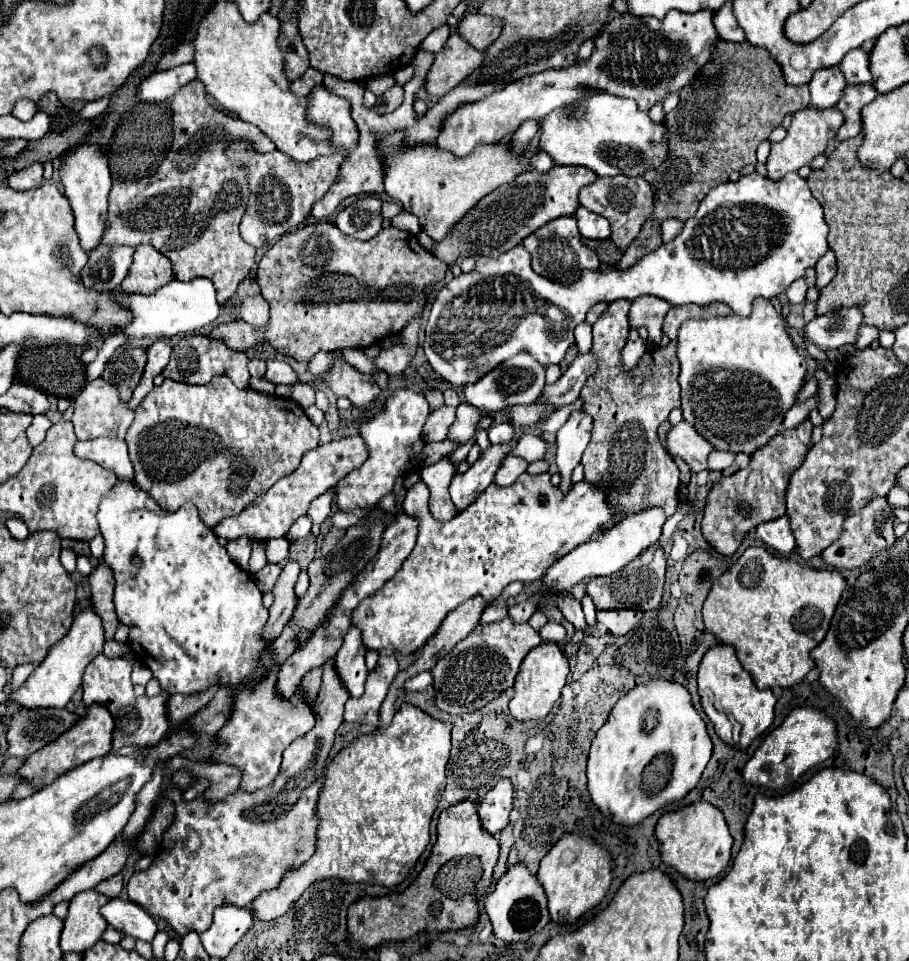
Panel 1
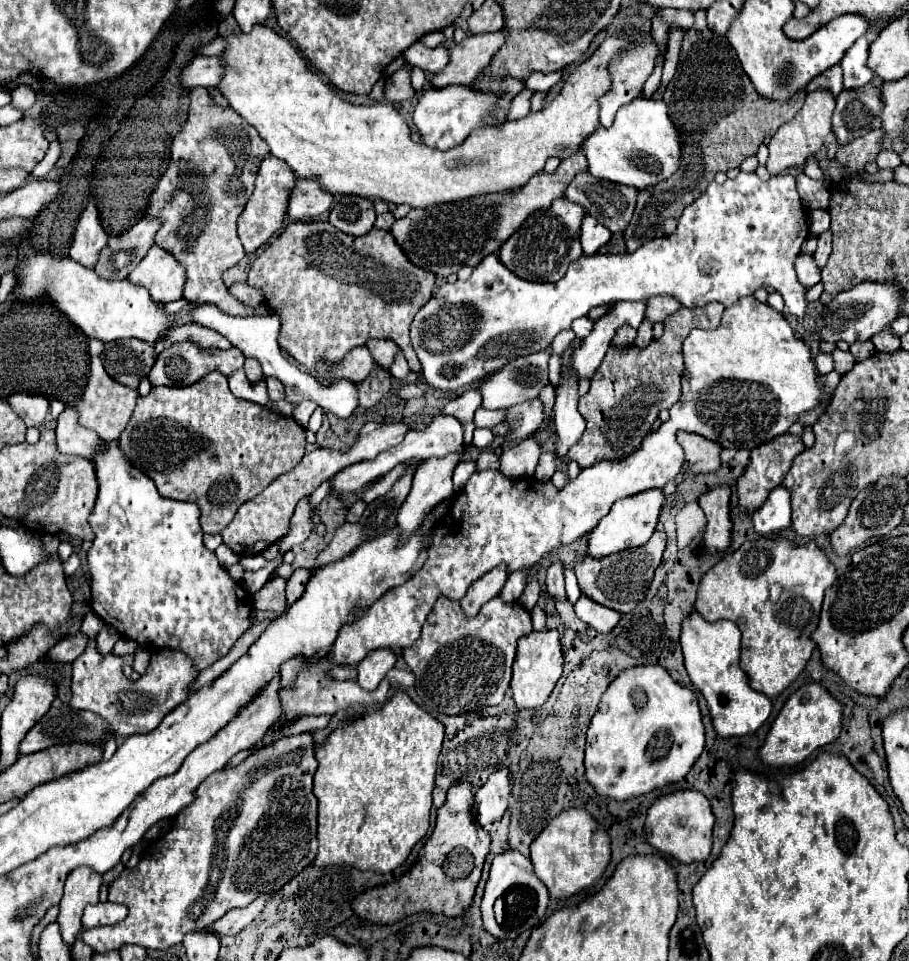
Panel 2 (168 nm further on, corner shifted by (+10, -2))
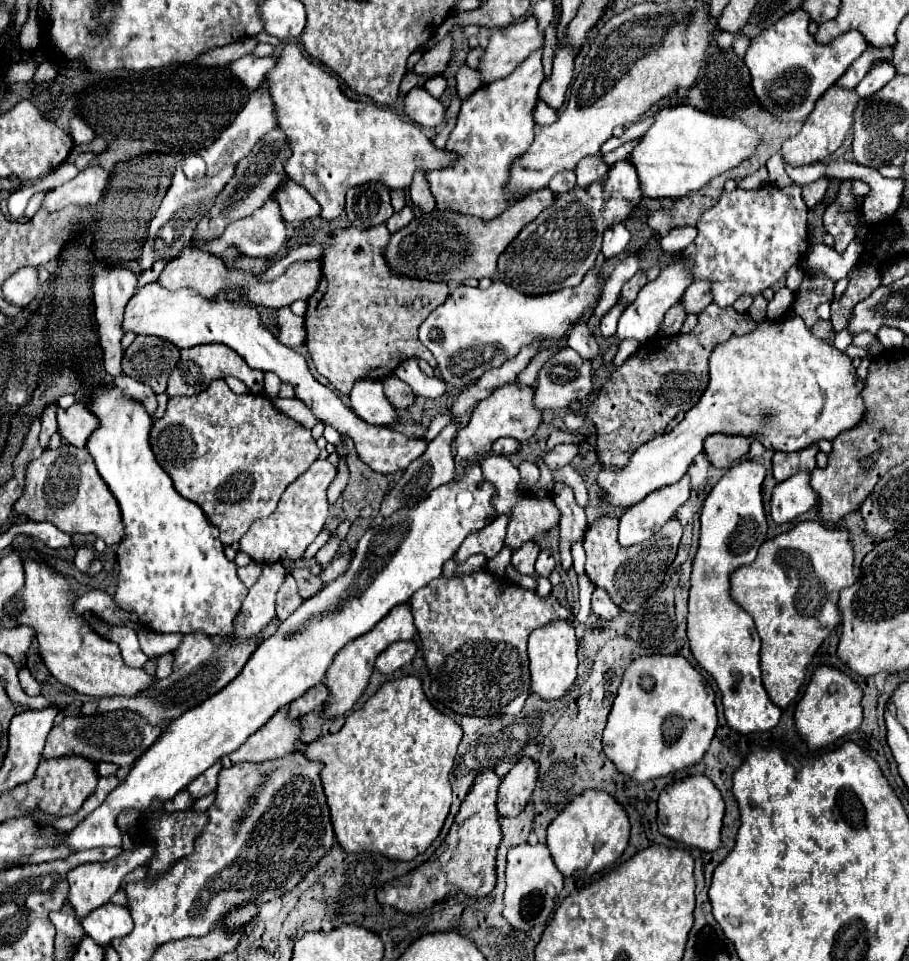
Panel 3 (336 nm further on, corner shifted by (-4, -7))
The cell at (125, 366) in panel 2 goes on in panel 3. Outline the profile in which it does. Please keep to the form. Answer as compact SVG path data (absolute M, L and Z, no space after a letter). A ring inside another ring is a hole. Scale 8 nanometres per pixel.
M137 335L125 349L123 371L125 375L139 379L153 387L155 393L165 393L169 373L179 361L179 349L167 339L153 335Z

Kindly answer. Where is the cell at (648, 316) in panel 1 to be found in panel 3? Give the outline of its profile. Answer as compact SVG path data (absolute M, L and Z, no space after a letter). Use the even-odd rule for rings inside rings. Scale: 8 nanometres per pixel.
M701 279L701 281L695 281L683 295L683 305L687 307L687 313L701 313L711 301L713 301L713 295L711 295L711 283L707 279Z

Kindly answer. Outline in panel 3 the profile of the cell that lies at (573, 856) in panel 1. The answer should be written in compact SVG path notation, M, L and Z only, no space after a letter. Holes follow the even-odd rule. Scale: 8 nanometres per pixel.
M585 789L547 827L547 847L563 875L585 877L613 865L623 855L629 843L629 829L629 817L621 803L605 791Z

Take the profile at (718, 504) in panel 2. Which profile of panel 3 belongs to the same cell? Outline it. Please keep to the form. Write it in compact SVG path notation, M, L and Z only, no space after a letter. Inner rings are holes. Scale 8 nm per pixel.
M743 459L735 463L711 489L701 511L699 549L693 559L689 613L687 613L687 639L697 663L713 675L723 695L725 719L733 731L757 733L769 731L777 725L781 709L775 707L761 685L759 669L759 635L755 623L743 607L731 597L731 573L741 563L751 563L757 549L767 537L767 517L763 509L761 485L765 467L759 461Z

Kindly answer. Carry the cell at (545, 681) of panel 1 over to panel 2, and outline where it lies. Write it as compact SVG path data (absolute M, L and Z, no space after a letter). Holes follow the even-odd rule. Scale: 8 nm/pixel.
M557 630L531 632L529 636L521 638L517 646L517 656L513 662L513 680L511 680L511 694L517 710L541 708L555 688L561 676L561 668L563 668L563 654L561 654Z

